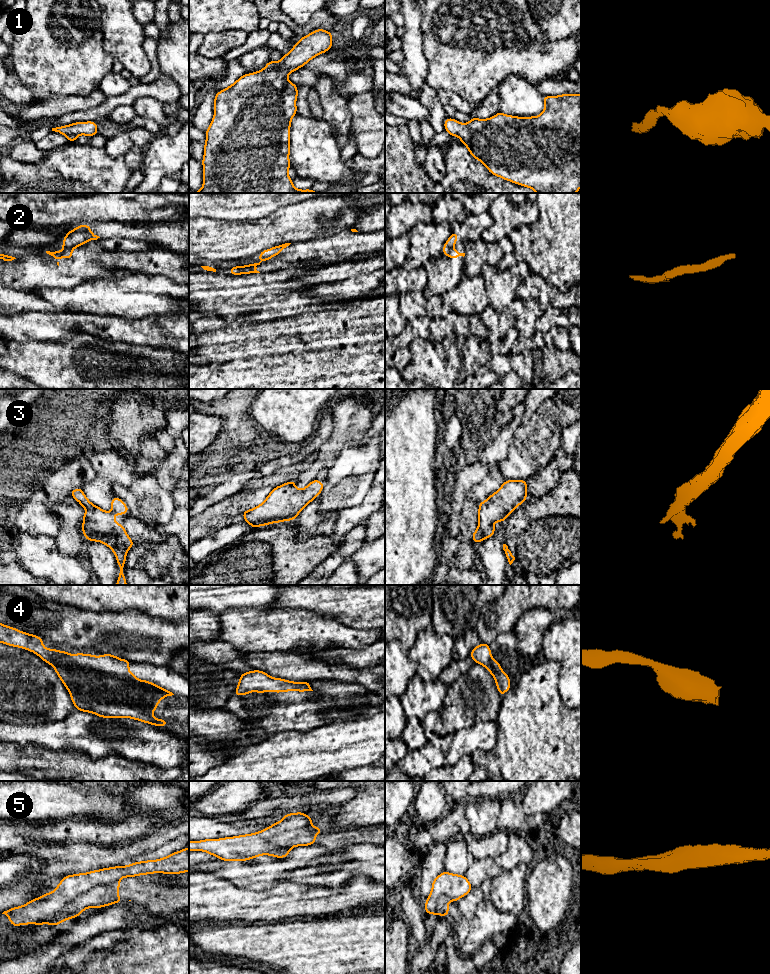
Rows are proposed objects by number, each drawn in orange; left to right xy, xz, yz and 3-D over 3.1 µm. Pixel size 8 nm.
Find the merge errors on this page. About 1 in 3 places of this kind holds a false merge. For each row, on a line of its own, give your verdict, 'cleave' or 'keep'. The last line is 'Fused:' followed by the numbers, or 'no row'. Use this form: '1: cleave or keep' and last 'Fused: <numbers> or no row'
1: keep
2: cleave
3: keep
4: keep
5: cleave
Fused: 2, 5

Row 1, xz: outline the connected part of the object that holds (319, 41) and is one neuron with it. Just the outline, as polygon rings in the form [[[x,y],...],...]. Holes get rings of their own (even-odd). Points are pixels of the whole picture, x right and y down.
[[[317,29],[299,38],[288,54],[281,61],[269,61],[265,68],[254,73],[244,74],[228,88],[219,91],[214,97],[214,117],[205,131],[203,186],[194,193],[318,193],[311,189],[299,190],[293,186],[287,174],[291,167],[290,126],[297,114],[297,85],[286,78],[293,71],[305,66],[311,59],[327,52],[332,47],[332,32]]]

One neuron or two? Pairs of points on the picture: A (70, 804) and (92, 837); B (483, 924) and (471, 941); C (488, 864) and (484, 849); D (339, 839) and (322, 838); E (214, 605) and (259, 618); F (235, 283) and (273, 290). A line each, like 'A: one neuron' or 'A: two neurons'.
A: two neurons
B: one neuron
C: two neurons
D: one neuron
E: two neurons
F: one neuron

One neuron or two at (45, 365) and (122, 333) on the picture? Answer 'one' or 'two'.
two

